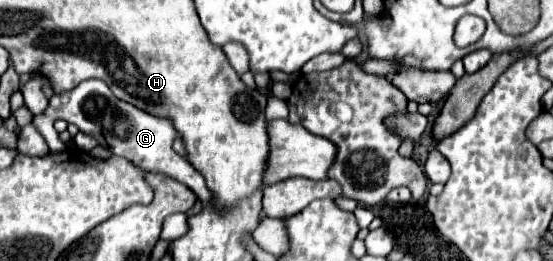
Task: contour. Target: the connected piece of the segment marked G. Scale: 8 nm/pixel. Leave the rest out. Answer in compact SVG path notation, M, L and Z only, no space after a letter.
M85 80L71 92L54 94L49 99L44 113L34 117L33 123L44 137L52 153L65 150L65 144L60 140L59 133L54 128L56 120L65 120L69 124L75 124L81 132L97 136L101 140L101 144L107 144L115 156L127 158L141 170L147 170L153 174L165 174L165 176L185 184L199 196L199 200L203 204L205 204L205 200L209 200L209 192L205 188L205 180L201 178L201 174L193 168L186 157L173 152L173 148L171 148L171 144L173 144L171 120L151 116L151 114L115 98L105 82Z

